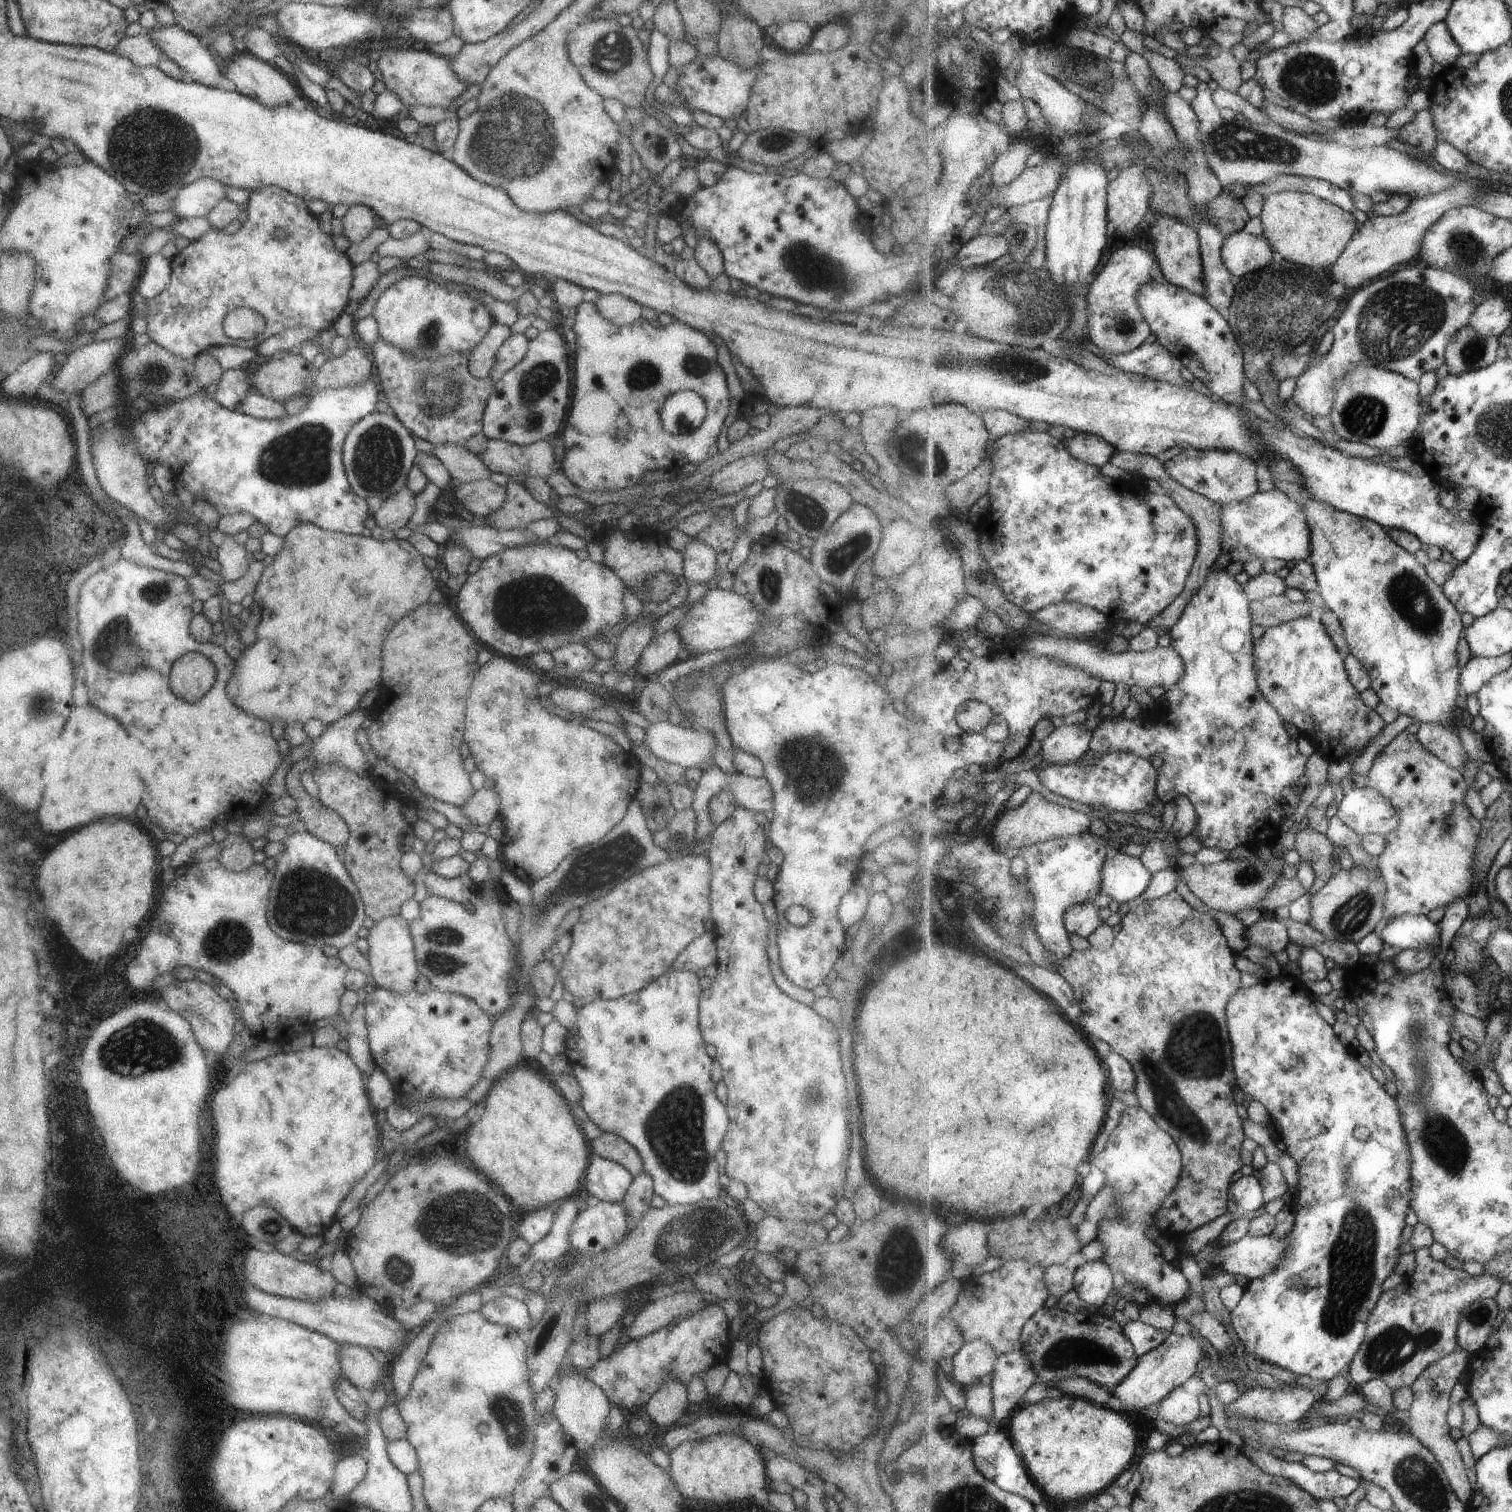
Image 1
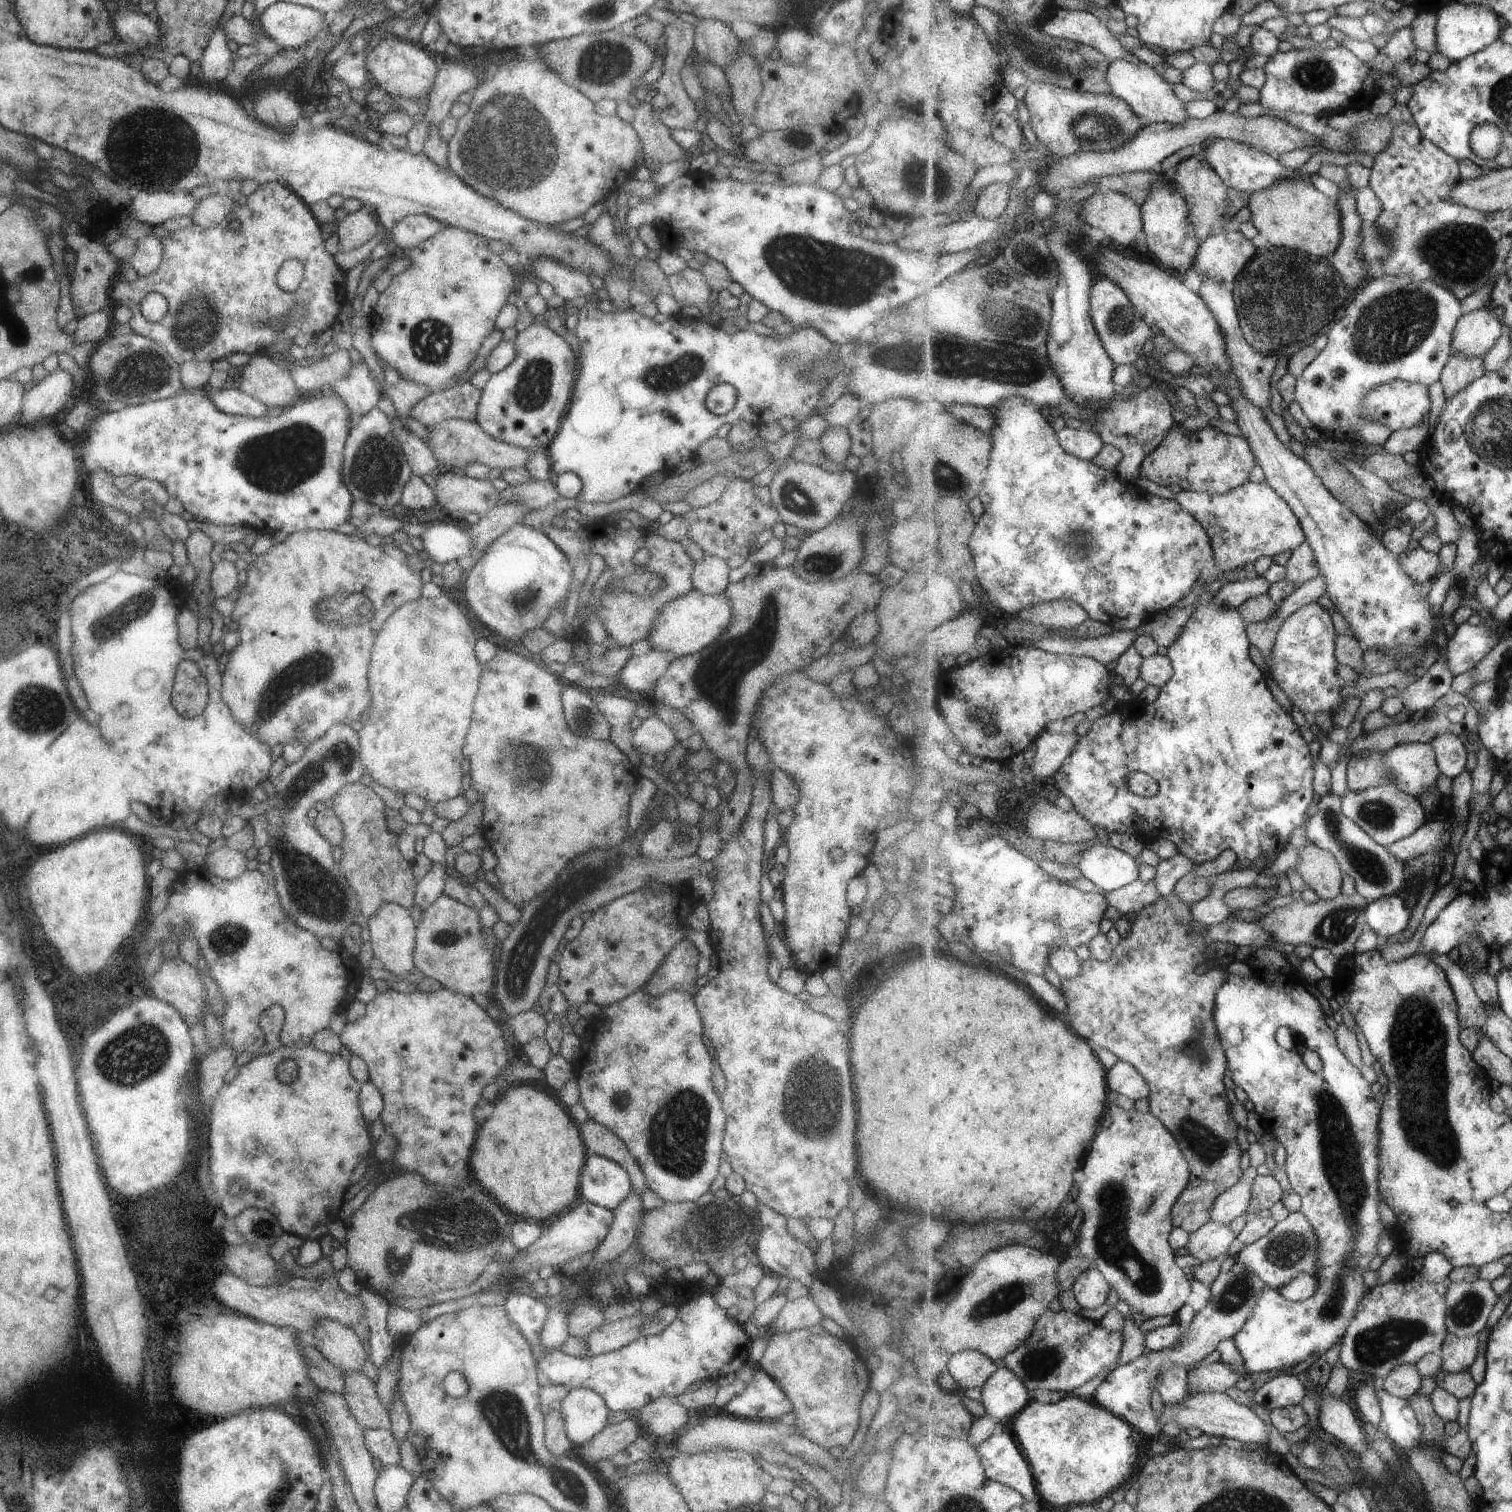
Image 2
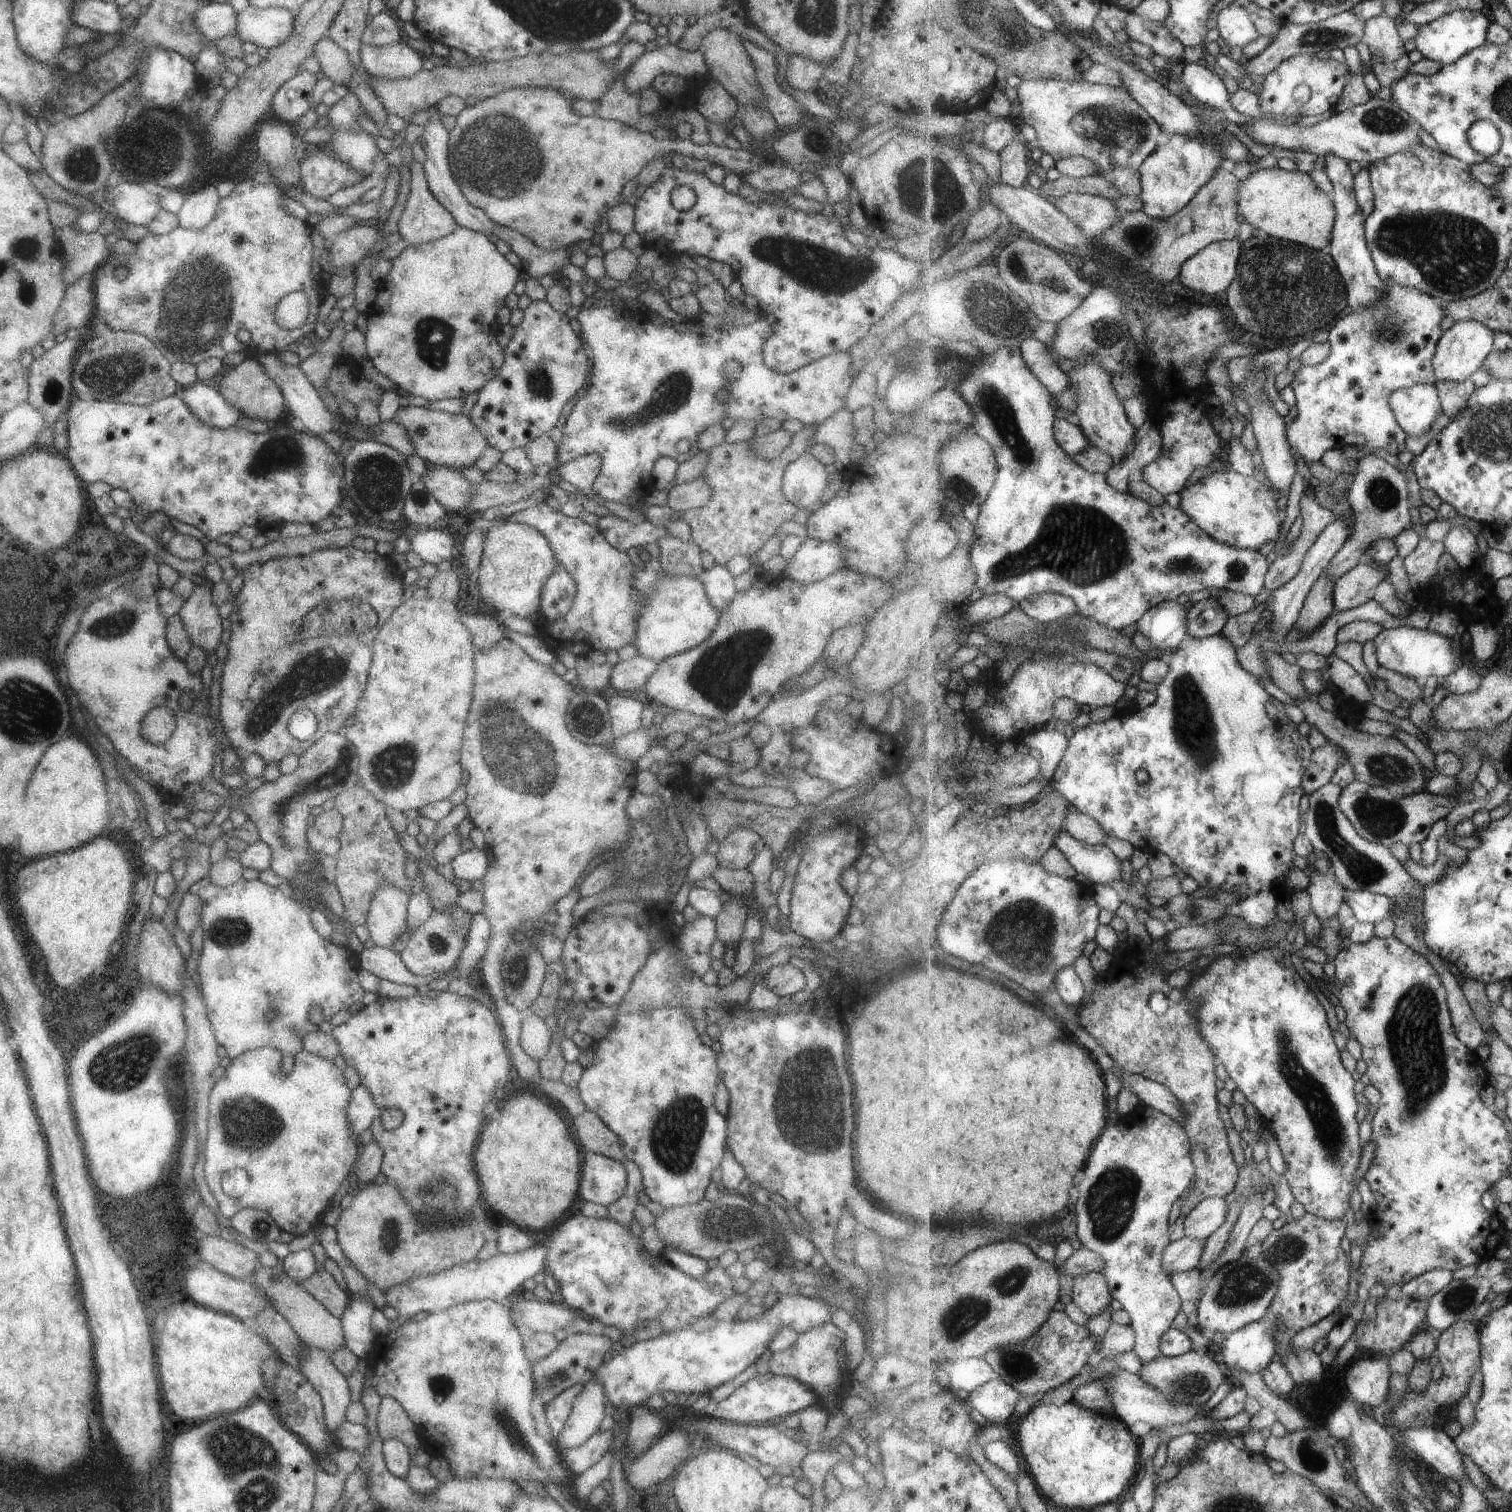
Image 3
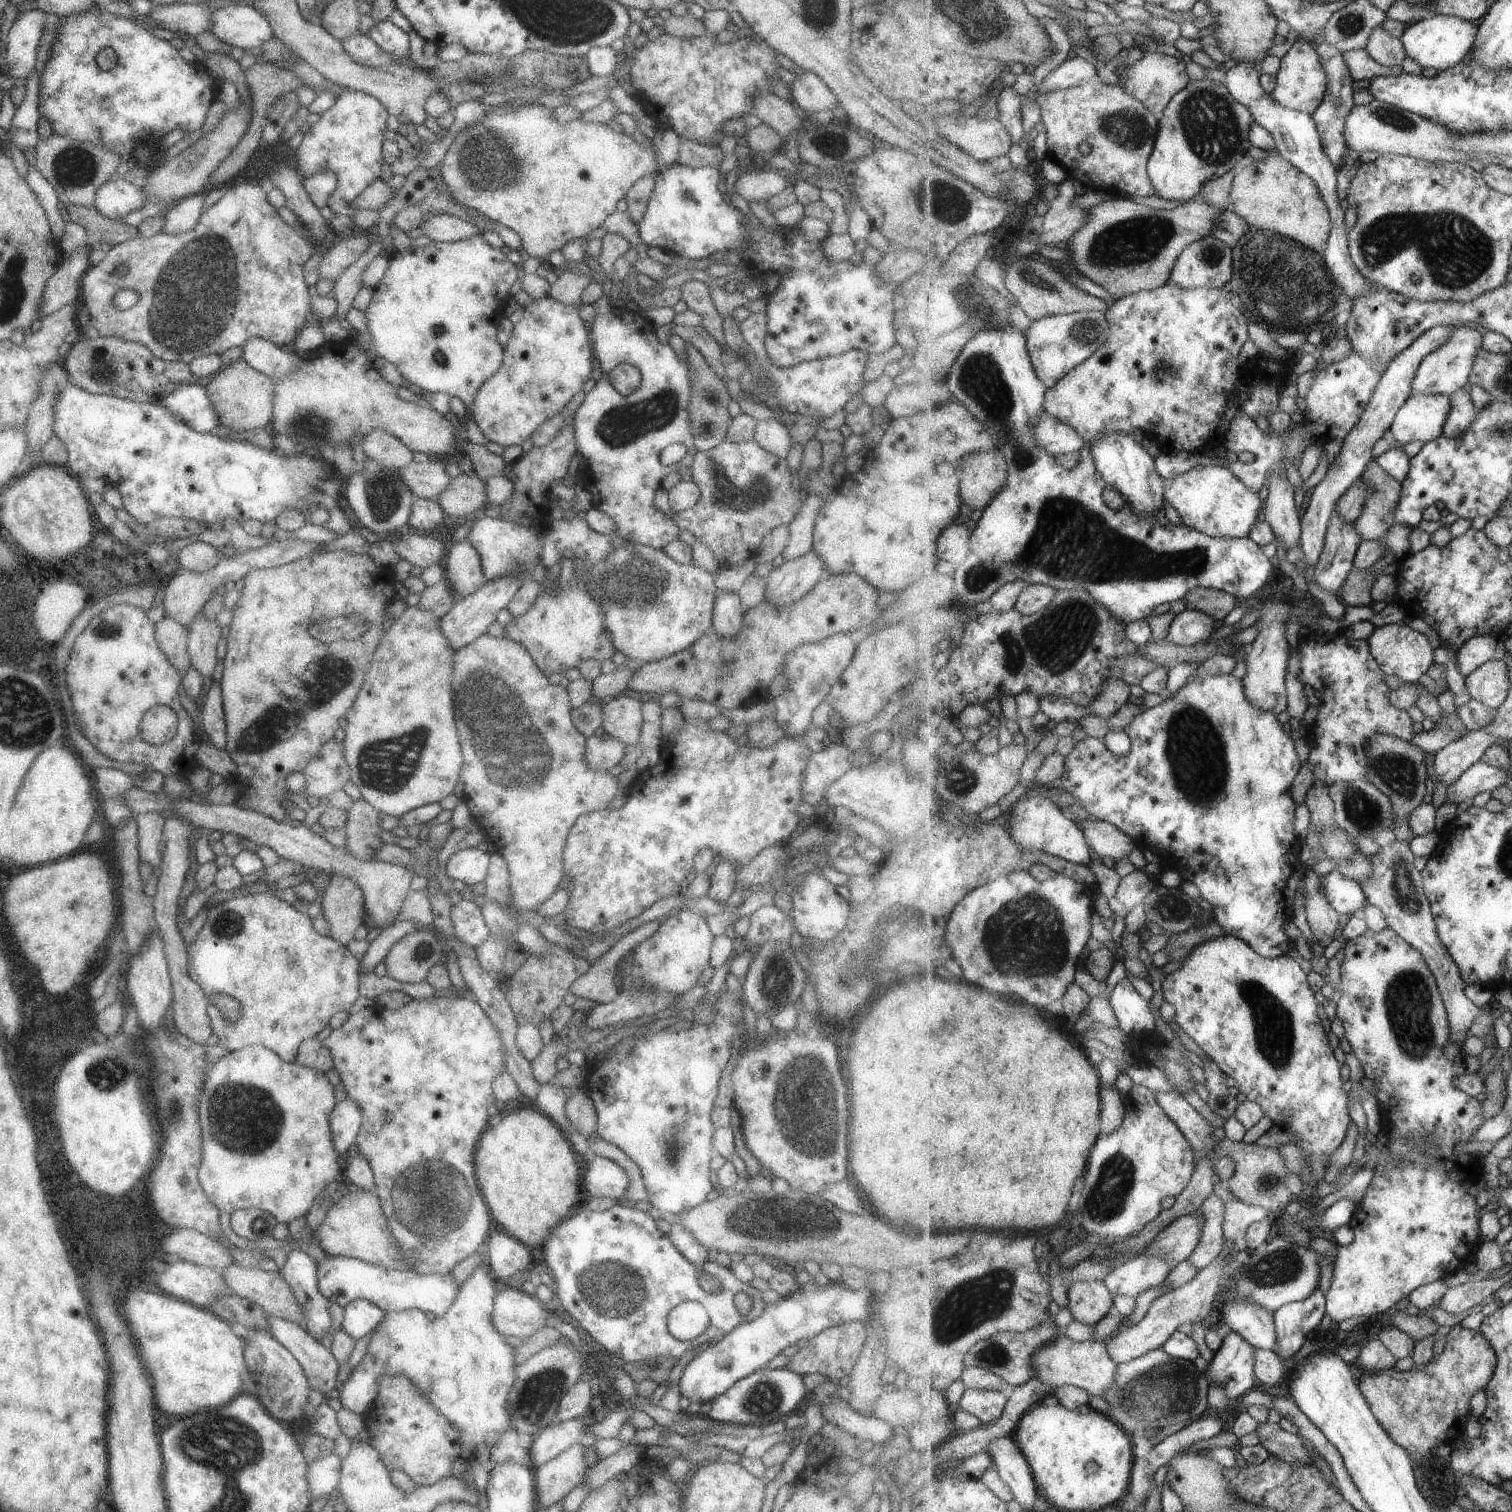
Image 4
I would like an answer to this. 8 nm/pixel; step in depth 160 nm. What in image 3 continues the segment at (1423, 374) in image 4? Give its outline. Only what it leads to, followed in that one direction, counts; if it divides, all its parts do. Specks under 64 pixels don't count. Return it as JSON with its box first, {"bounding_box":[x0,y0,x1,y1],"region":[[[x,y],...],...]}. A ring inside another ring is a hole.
{"bounding_box":[1434,321,1496,382],"region":[[[1459,321],[1447,329],[1438,342],[1434,358],[1436,382],[1469,380],[1484,365],[1485,359],[1494,348],[1496,332],[1486,324],[1477,321]]]}

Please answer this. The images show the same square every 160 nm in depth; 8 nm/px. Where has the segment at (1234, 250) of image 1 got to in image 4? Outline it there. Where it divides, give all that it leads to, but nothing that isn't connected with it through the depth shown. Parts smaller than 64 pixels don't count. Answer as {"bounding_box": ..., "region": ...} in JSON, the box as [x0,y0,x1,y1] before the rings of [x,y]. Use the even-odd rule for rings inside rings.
{"bounding_box":[1170,235,1234,289],"region":[[[1207,235],[1192,242],[1177,259],[1170,281],[1186,289],[1213,287],[1221,289],[1231,282],[1234,271],[1233,248]]]}

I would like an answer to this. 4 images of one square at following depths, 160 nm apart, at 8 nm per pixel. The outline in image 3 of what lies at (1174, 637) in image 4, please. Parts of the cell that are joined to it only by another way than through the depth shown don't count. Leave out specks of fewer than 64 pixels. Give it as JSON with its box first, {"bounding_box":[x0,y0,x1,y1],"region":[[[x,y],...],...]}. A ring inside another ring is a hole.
{"bounding_box":[1188,599,1230,639],"region":[[[1203,599],[1189,606],[1188,636],[1193,639],[1207,639],[1219,635],[1230,617],[1218,600]]]}

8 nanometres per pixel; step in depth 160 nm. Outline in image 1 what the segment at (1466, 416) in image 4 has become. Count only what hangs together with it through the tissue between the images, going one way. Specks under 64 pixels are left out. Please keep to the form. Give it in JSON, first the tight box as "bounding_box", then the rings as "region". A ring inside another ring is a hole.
{"bounding_box":[1446,326,1499,374],"region":[[[1465,326],[1459,330],[1459,334],[1453,336],[1446,351],[1446,364],[1448,373],[1461,374],[1488,368],[1497,359],[1499,350],[1499,336],[1491,334],[1489,337],[1479,334],[1471,326]]]}

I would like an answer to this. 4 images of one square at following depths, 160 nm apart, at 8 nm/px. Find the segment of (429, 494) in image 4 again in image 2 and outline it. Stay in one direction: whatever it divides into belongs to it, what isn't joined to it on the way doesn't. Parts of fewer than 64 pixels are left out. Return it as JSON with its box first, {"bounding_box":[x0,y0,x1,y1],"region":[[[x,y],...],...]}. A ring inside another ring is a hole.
{"bounding_box":[435,469,498,515],"region":[[[443,469],[435,476],[435,500],[449,514],[483,515],[497,504],[498,491],[487,479],[473,479],[454,471]]]}

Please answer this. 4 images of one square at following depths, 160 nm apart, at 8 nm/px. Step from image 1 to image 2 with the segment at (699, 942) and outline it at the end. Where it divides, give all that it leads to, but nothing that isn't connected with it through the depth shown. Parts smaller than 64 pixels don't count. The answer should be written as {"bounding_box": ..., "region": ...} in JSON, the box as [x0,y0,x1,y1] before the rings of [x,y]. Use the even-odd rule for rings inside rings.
{"bounding_box":[643,942,698,996],"region":[[[680,942],[669,950],[661,966],[645,982],[643,989],[651,996],[659,996],[671,988],[681,988],[692,996],[695,995],[698,990],[695,984],[698,960],[697,948],[691,942]]]}

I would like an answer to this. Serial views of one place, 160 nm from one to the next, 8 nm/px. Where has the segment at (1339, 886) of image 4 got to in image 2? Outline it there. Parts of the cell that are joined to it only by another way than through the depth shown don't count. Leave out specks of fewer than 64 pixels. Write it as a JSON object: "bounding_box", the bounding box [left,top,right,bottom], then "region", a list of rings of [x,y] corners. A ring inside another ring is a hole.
{"bounding_box":[1365,896,1411,939],"region":[[[1391,896],[1385,900],[1375,900],[1365,908],[1367,922],[1379,937],[1391,939],[1394,934],[1404,932],[1411,922],[1411,908],[1403,896]]]}

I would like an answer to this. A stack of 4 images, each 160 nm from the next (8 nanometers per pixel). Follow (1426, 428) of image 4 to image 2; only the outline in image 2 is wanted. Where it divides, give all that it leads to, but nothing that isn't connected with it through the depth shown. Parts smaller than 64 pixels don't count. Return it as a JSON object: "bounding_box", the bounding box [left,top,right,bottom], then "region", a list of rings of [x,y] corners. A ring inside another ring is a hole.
{"bounding_box":[1363,380,1431,432],"region":[[[1393,380],[1373,388],[1363,400],[1371,420],[1385,424],[1393,432],[1416,426],[1431,410],[1427,386]]]}

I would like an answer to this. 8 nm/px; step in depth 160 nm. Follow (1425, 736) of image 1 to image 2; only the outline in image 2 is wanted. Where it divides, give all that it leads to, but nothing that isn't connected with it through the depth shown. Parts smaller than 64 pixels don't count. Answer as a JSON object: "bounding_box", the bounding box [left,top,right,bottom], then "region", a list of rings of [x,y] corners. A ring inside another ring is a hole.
{"bounding_box":[1431,732,1467,780],"region":[[[1441,732],[1431,740],[1441,773],[1453,780],[1467,770],[1467,748],[1464,738],[1453,732]]]}

